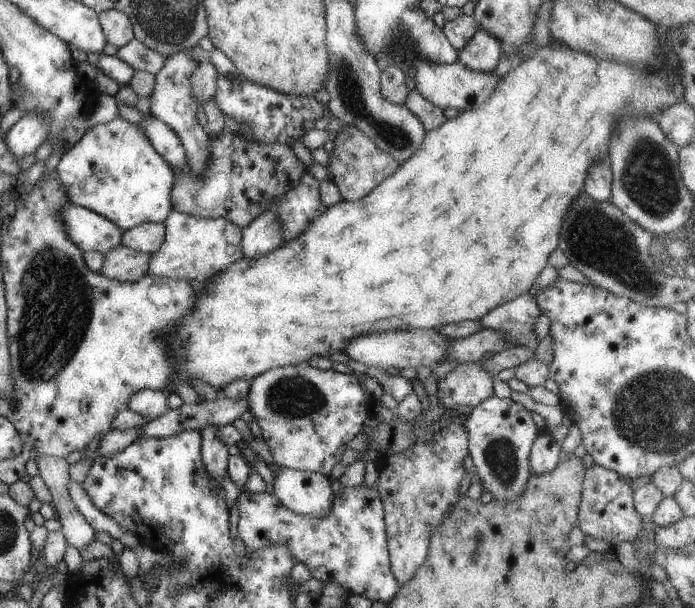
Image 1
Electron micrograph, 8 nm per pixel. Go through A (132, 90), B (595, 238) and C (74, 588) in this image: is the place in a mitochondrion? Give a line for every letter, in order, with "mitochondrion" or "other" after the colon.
A: other
B: mitochondrion
C: other

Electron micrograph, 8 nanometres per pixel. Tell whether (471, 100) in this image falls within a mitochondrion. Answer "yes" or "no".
no

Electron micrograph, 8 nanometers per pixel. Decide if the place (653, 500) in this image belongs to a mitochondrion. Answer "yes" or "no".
no

